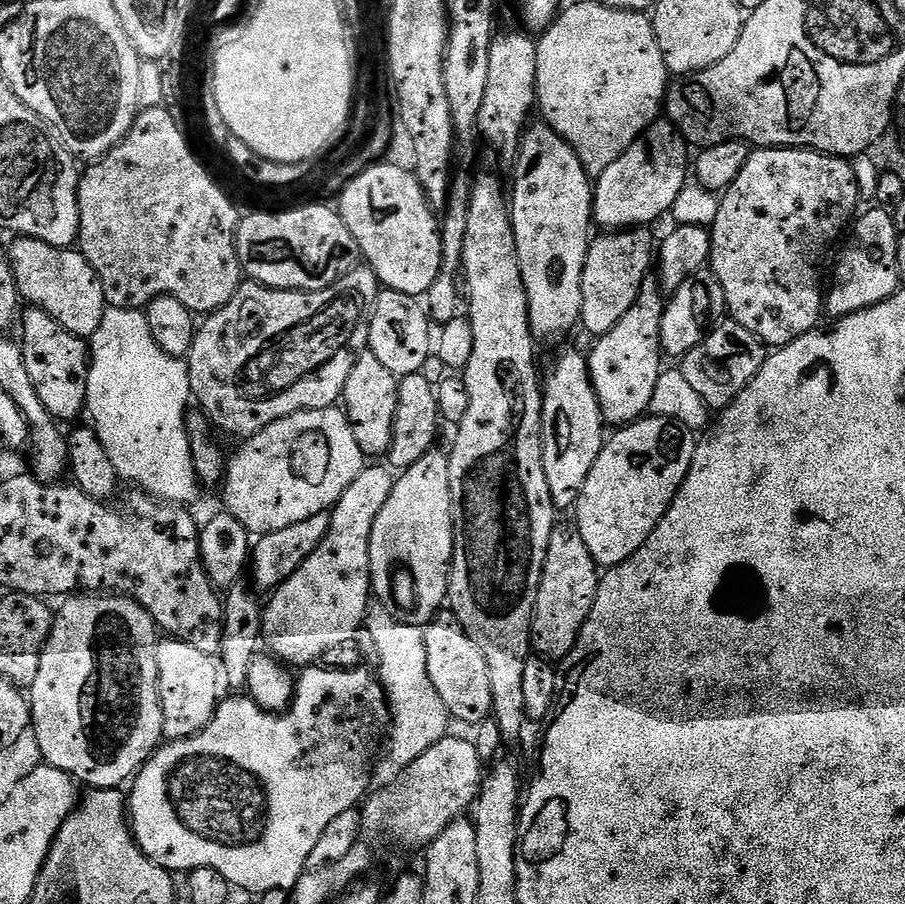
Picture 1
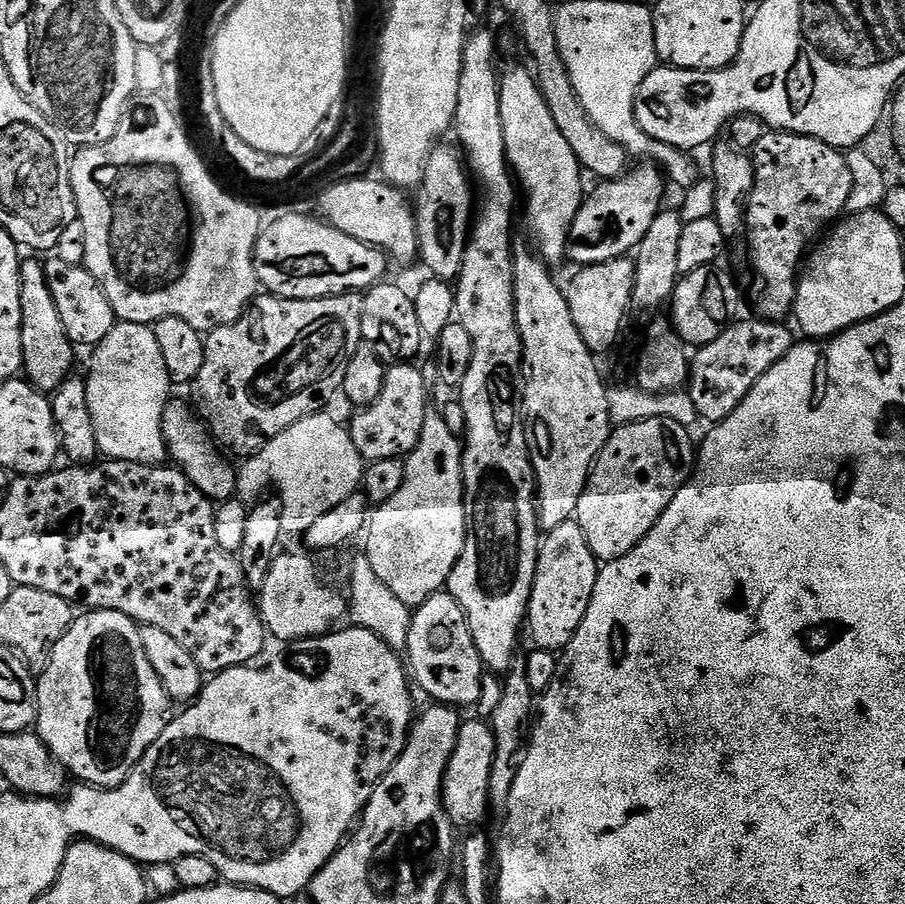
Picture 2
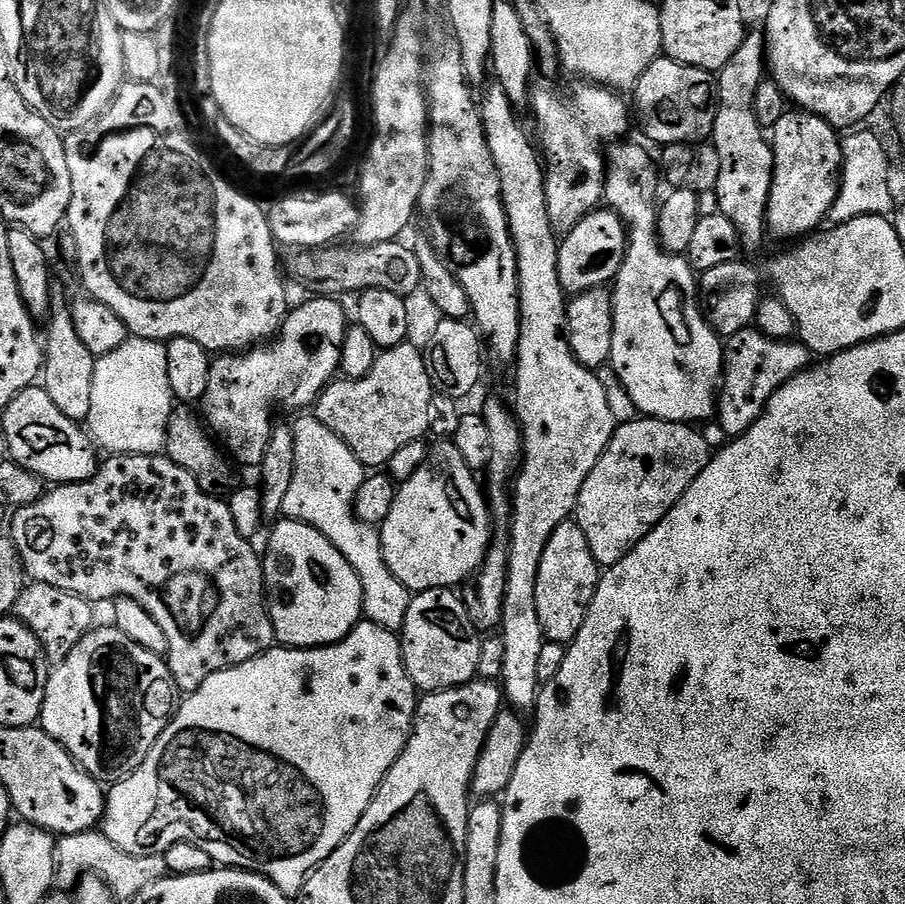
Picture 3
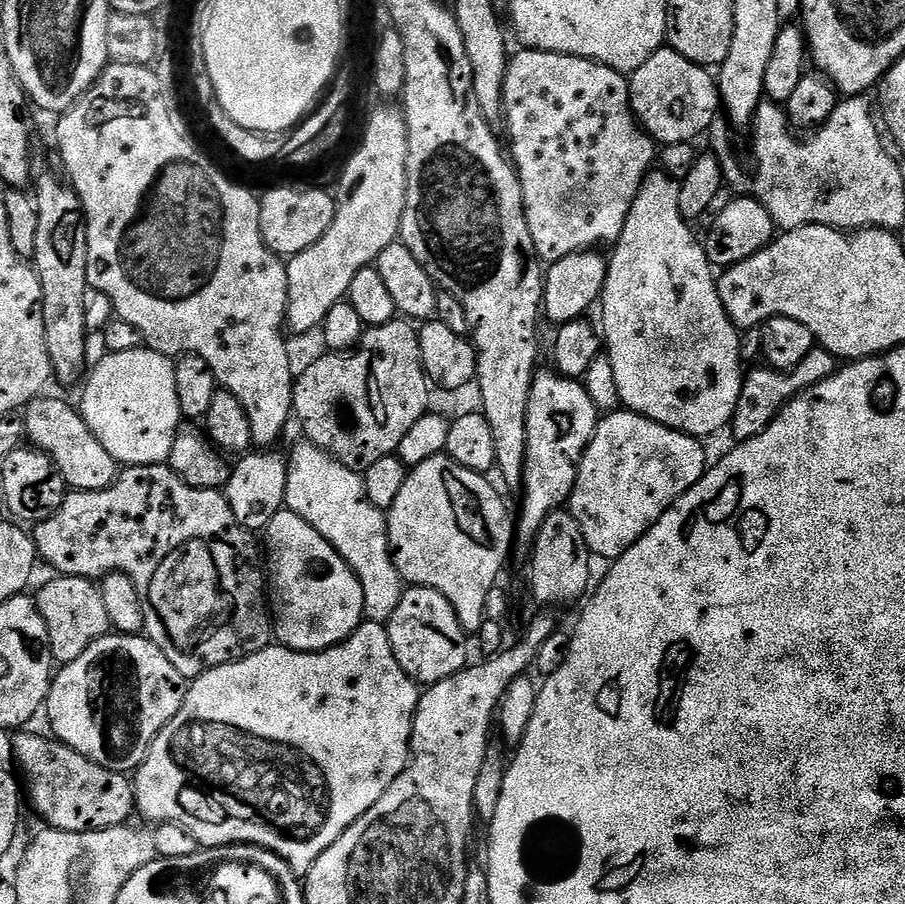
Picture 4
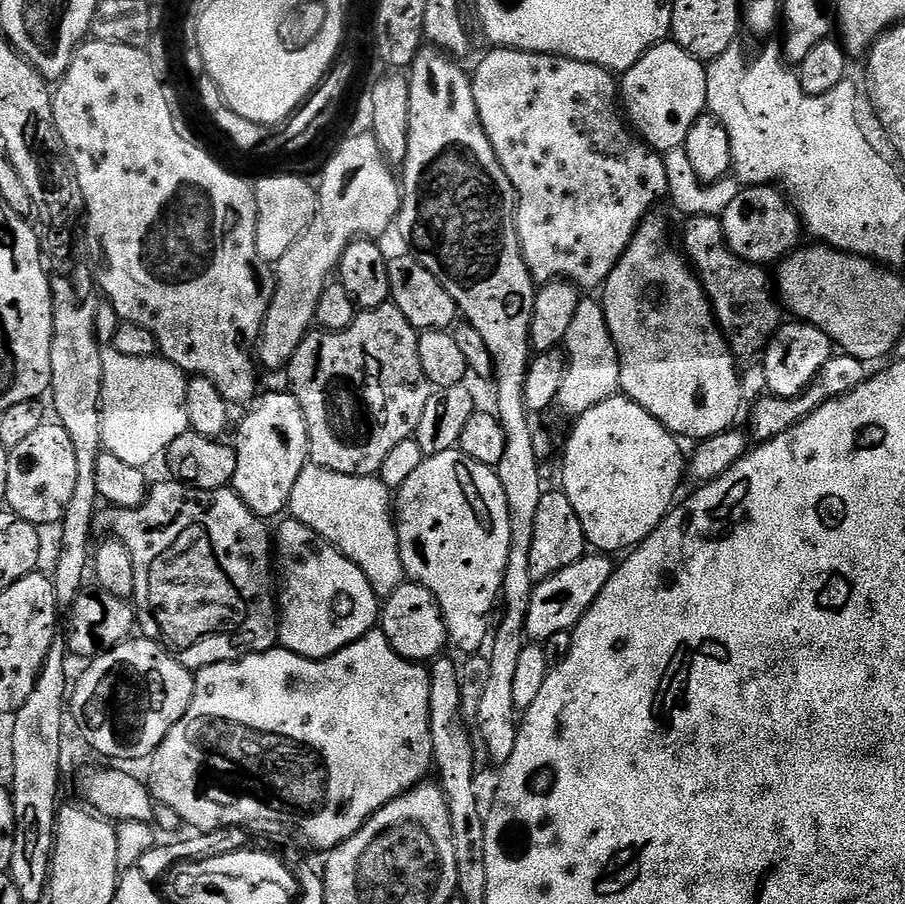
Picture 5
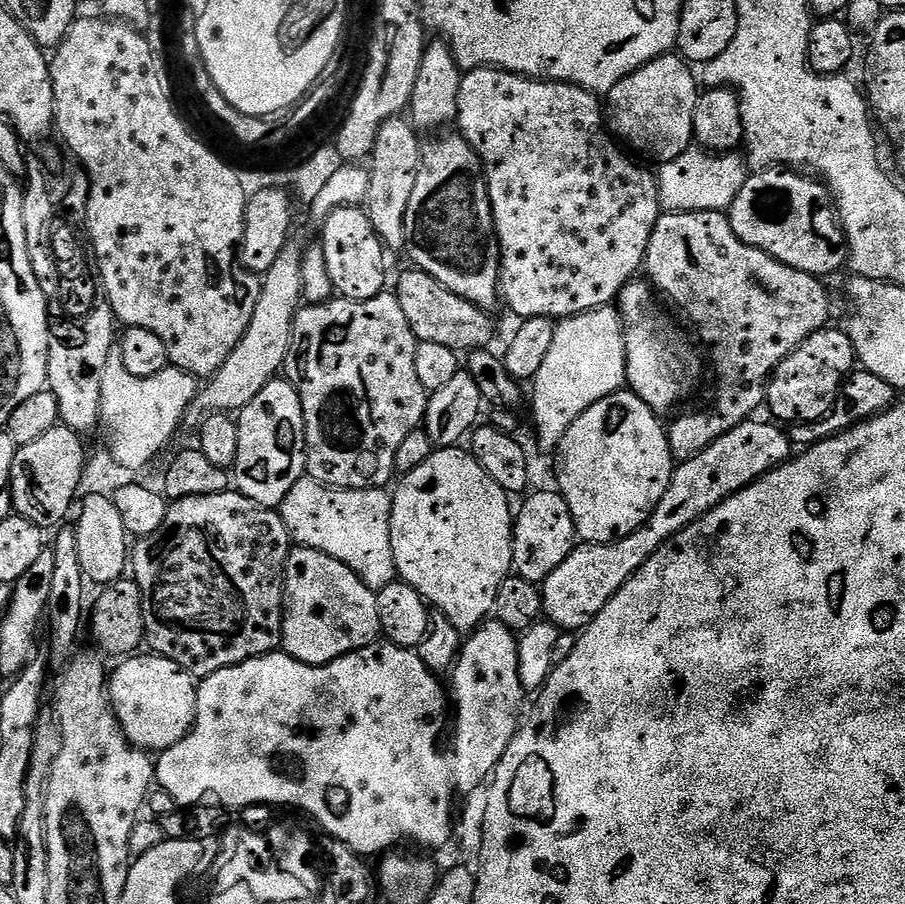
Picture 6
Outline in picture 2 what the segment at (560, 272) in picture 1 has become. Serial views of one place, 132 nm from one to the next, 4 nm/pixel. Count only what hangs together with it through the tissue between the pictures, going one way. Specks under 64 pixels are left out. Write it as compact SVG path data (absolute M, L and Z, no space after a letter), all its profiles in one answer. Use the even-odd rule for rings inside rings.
M516 64L501 71L498 103L502 105L502 134L506 137L508 167L522 189L523 199L524 196L528 199L528 220L536 235L535 247L549 265L557 266L568 256L572 223L584 204L585 173L565 135L558 130L531 67Z

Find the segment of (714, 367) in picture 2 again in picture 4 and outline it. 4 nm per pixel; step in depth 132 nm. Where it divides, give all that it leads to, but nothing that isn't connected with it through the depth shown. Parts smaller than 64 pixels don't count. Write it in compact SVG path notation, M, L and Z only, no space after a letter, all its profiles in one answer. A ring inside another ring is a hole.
M814 346L810 350L810 354L806 354L806 358L802 358L802 362L798 362L798 366L792 372L779 372L776 368L761 366L747 373L742 386L742 394L738 398L738 406L732 415L730 425L730 433L732 432L733 441L749 440L758 434L762 434L766 430L766 426L770 426L770 422L774 422L774 418L783 410L783 408L805 392L808 388L812 388L818 382L822 382L826 378L830 378L836 373L838 367L838 358L830 350Z

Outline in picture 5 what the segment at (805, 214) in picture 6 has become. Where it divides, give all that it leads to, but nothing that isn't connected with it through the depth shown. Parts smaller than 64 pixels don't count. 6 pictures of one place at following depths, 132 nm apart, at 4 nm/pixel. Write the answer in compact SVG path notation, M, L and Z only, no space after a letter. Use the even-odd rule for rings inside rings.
M776 186L745 187L738 198L734 198L734 202L726 206L722 213L722 223L728 249L747 264L775 265L784 257L792 255L802 244L800 216L788 197Z

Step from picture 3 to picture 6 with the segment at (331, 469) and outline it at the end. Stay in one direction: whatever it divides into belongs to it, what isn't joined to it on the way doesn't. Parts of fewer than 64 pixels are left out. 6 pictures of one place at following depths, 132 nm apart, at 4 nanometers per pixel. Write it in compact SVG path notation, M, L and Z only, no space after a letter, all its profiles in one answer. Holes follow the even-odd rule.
M307 478L294 482L278 509L286 530L301 548L313 548L344 563L373 590L397 583L392 549L392 497L382 488L328 488Z

